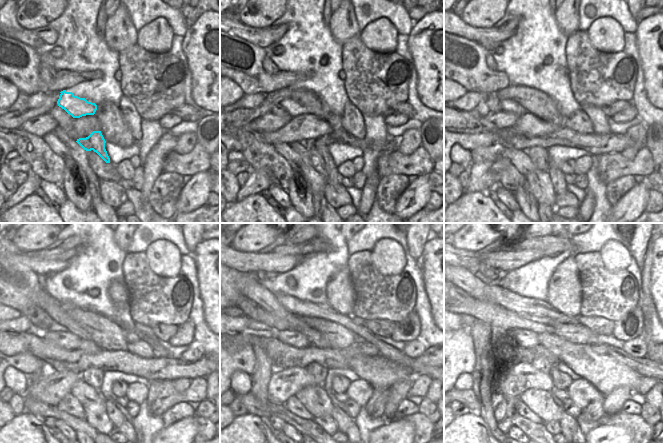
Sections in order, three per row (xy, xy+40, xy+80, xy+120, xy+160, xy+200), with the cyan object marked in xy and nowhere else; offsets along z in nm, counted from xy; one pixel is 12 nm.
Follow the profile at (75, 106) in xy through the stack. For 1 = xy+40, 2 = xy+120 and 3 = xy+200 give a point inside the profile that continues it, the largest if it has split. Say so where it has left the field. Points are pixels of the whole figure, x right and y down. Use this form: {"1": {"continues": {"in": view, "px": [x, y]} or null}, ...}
{"1": {"continues": {"in": "xy+40", "px": [292, 107]}}, "2": {"continues": {"in": "xy+120", "px": [53, 326]}}, "3": {"continues": {"in": "xy+200", "px": [503, 327]}}}

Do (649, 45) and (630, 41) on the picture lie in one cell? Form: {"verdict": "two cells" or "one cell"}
{"verdict": "two cells"}

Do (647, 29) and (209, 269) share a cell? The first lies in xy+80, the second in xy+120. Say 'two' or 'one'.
one

